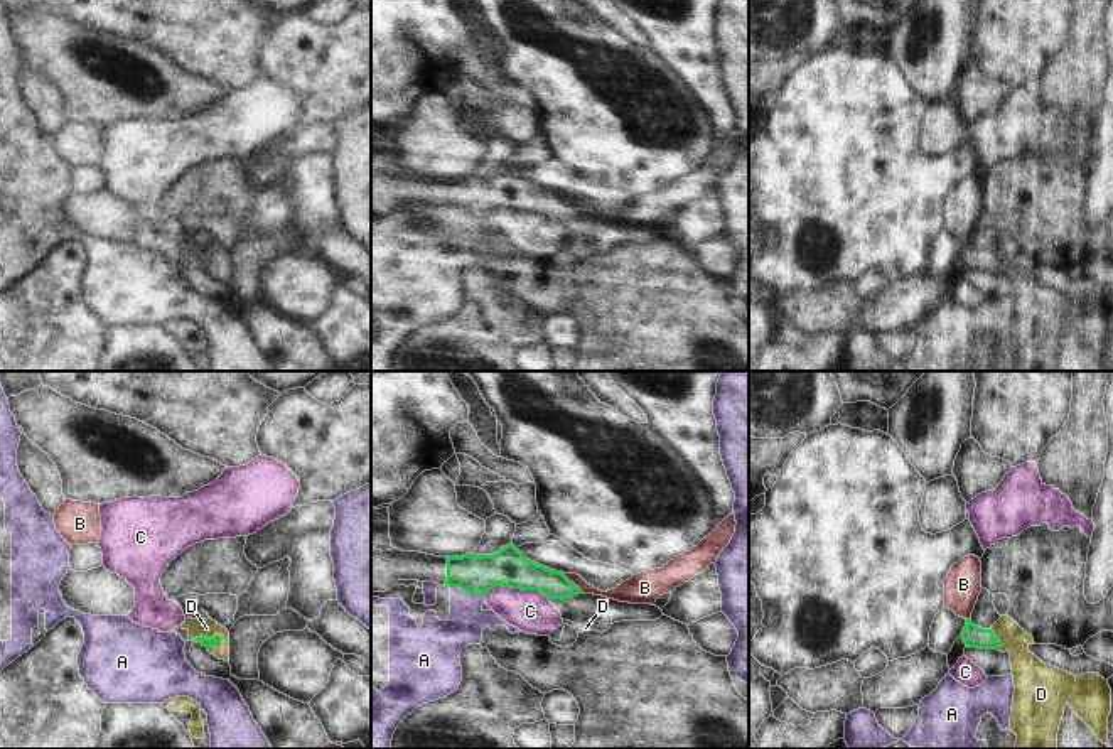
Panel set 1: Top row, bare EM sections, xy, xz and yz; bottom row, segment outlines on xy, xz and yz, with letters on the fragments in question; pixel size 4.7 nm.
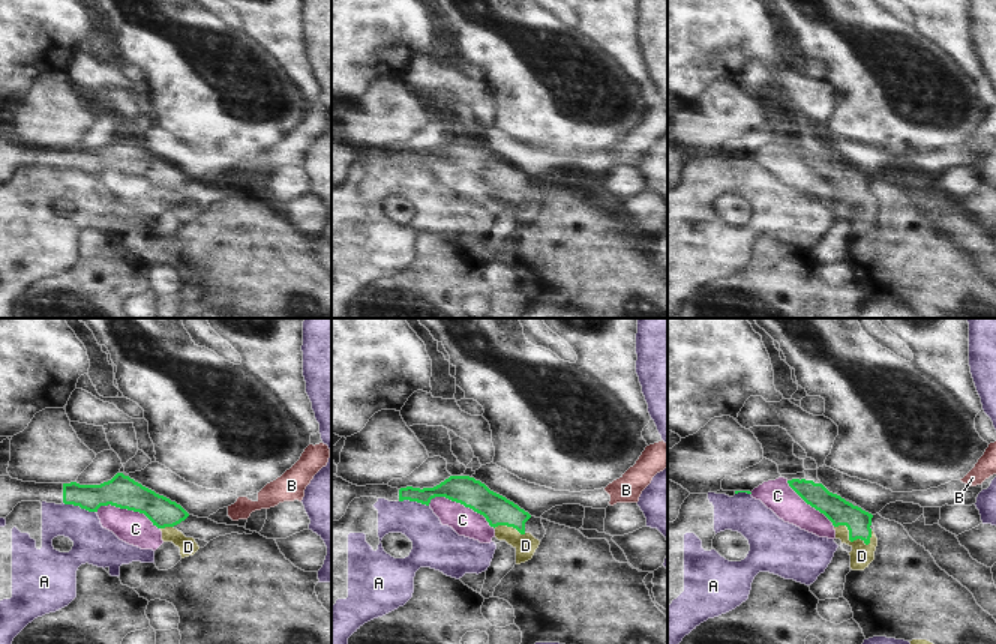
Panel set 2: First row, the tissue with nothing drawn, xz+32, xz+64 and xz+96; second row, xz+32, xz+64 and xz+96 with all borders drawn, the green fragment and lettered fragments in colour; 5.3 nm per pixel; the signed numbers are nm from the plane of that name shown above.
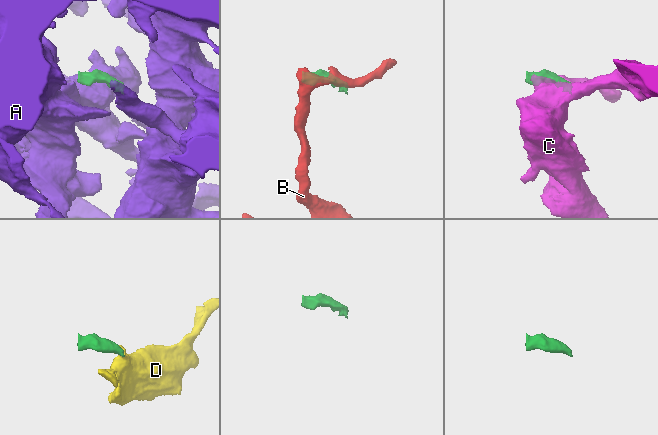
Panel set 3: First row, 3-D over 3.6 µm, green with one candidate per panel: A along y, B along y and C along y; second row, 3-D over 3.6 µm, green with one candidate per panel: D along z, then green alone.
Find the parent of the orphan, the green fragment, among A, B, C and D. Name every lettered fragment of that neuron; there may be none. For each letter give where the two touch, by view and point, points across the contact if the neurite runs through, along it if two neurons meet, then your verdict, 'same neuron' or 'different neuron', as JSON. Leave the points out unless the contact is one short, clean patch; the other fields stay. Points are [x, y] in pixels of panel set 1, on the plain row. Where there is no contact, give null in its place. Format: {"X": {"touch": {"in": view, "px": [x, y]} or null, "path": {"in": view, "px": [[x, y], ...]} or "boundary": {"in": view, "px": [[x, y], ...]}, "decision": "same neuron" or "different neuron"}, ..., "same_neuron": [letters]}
{"A": {"touch": {"in": "xz", "px": [467, 213]}, "boundary": {"in": "xz", "px": [[451, 208], [459, 208], [484, 220]]}, "decision": "different neuron"}, "B": {"touch": {"in": "xz", "px": [572, 204]}, "boundary": {"in": "xz", "px": [[560, 194], [584, 215]]}, "decision": "different neuron"}, "C": {"touch": {"in": "xz", "px": [516, 210]}, "decision": "different neuron"}, "D": {"touch": {"in": "xy", "px": [211, 260]}, "path": {"in": "xy", "px": [[215, 264], [211, 260], [206, 250]]}, "decision": "same neuron"}, "same_neuron": ["D"]}

